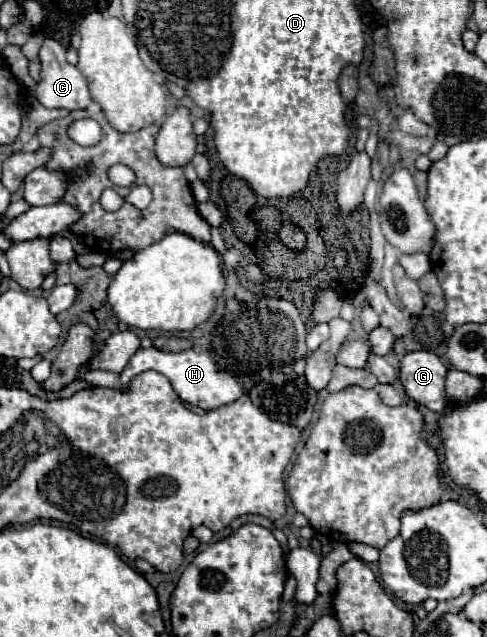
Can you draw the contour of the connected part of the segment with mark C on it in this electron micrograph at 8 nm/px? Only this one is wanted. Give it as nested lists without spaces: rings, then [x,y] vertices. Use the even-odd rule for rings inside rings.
[[[46,39],[40,47],[40,65],[42,65],[42,81],[36,85],[36,93],[34,97],[48,109],[86,109],[92,103],[88,85],[84,75],[80,73],[80,69],[76,69],[74,65],[70,65],[66,61],[66,49],[54,41],[54,39]]]

